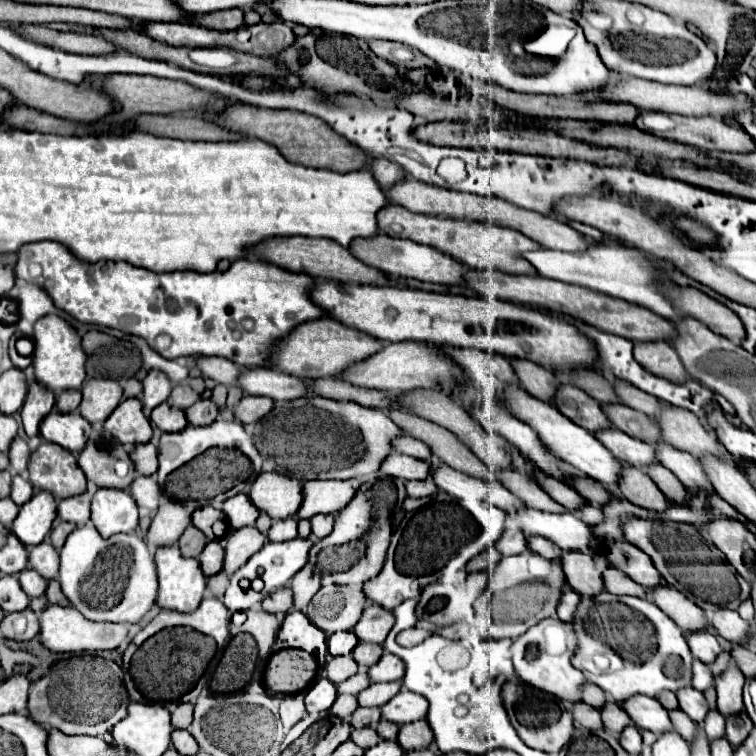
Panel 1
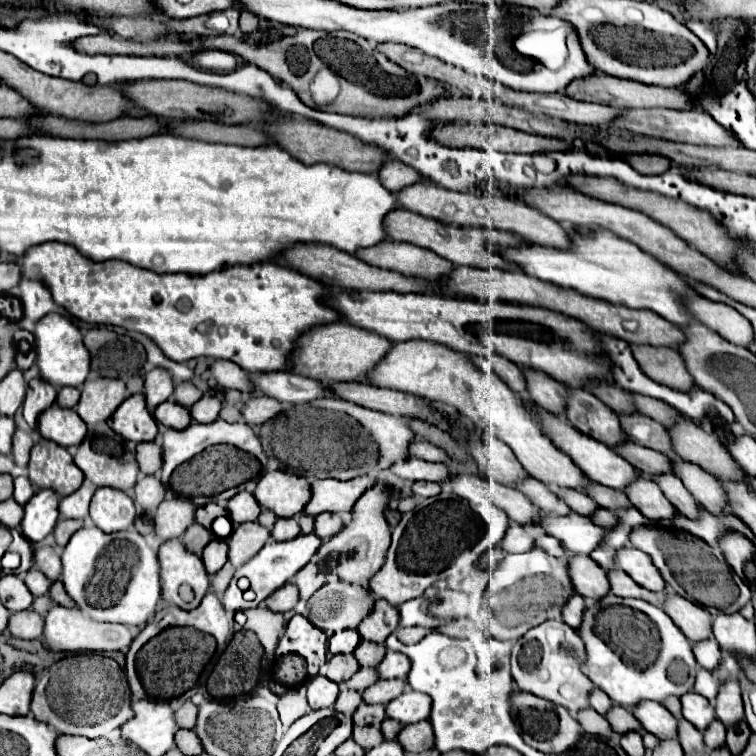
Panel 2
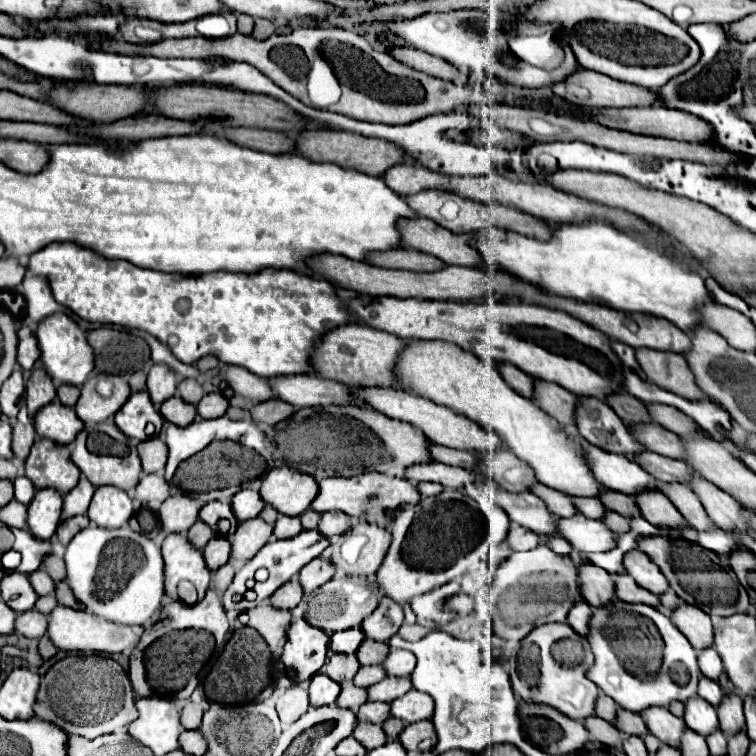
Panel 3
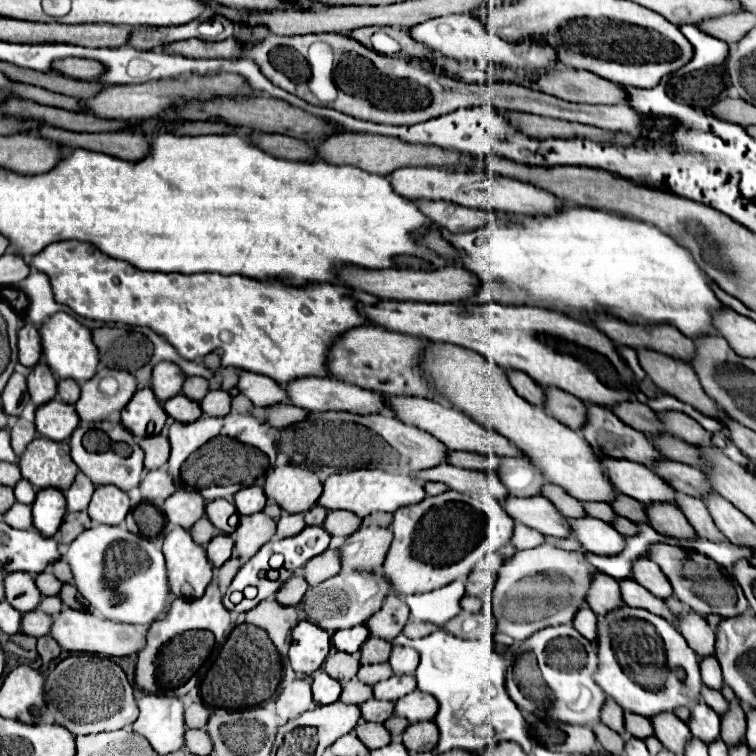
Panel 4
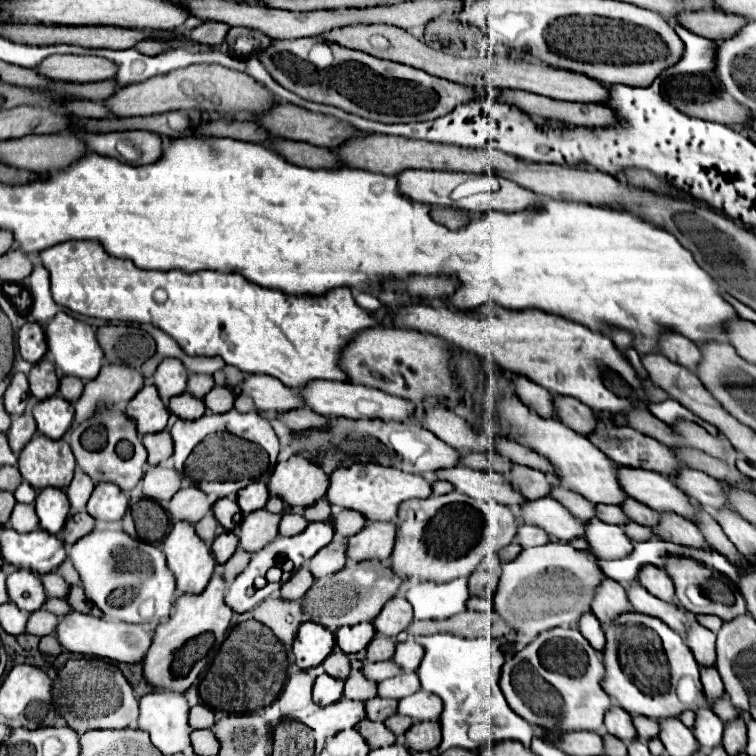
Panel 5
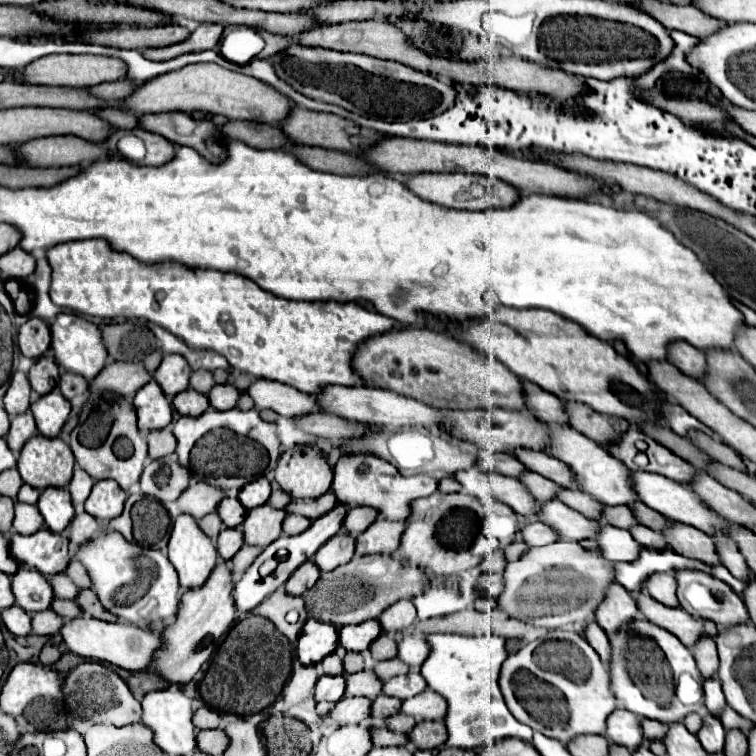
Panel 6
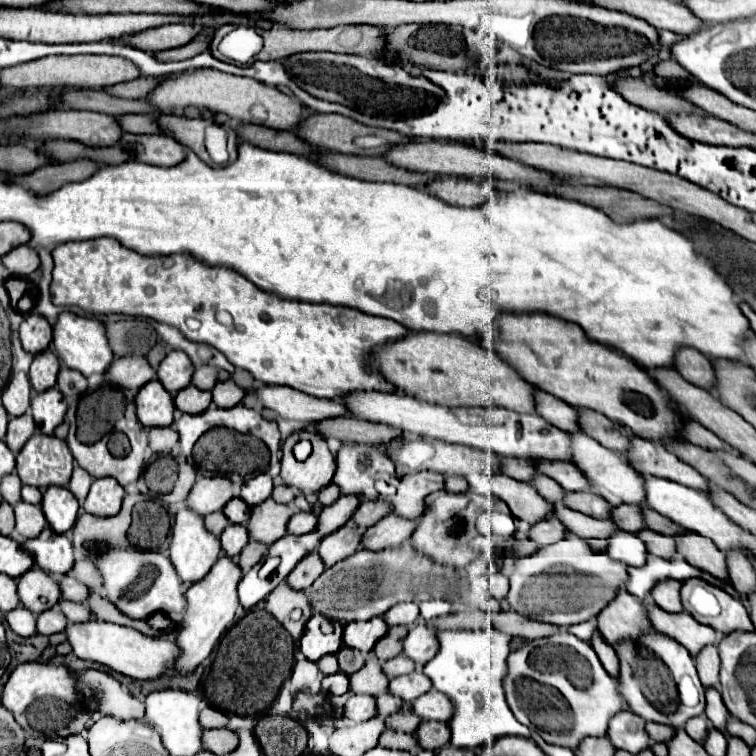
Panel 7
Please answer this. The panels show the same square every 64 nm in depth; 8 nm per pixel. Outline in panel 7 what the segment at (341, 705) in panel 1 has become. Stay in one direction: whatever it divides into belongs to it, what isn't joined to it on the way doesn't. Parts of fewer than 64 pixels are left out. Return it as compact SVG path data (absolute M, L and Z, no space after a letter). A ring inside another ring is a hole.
M368 660L362 670L350 676L350 692L352 694L368 694L368 696L380 696L386 690L378 688L388 688L388 678L380 670L378 660Z

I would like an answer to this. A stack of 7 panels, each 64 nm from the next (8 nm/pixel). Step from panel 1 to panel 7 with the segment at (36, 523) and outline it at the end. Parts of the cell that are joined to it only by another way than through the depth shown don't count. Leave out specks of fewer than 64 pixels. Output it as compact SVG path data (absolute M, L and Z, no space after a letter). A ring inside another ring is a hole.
M50 486L42 496L42 512L54 532L66 532L76 522L78 500L68 488Z

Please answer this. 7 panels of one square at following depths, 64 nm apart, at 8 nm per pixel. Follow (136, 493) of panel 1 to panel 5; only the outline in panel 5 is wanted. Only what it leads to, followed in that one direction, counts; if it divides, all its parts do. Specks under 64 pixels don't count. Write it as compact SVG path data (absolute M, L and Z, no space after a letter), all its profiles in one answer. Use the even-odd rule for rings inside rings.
M154 466L150 468L142 478L142 490L144 496L150 500L156 500L158 504L168 502L178 490L180 490L180 474L174 468L168 466Z

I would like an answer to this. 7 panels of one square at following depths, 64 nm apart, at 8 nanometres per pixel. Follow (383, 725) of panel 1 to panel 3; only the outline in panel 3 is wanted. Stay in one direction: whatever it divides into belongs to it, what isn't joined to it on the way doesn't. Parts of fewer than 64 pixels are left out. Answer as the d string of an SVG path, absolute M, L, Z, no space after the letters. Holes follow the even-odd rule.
M388 718L384 722L384 732L388 736L388 740L398 740L398 734L404 730L404 722L398 718Z

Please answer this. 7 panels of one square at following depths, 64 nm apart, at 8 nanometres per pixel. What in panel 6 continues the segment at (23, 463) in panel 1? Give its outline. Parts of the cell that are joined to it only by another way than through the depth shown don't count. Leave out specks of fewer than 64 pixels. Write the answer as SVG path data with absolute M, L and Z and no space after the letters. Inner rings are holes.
M30 410L20 414L20 416L12 416L12 424L10 424L10 430L6 434L6 442L8 442L10 450L14 452L14 456L20 454L26 440L32 438L34 434L36 434L36 422L34 422L34 416Z

